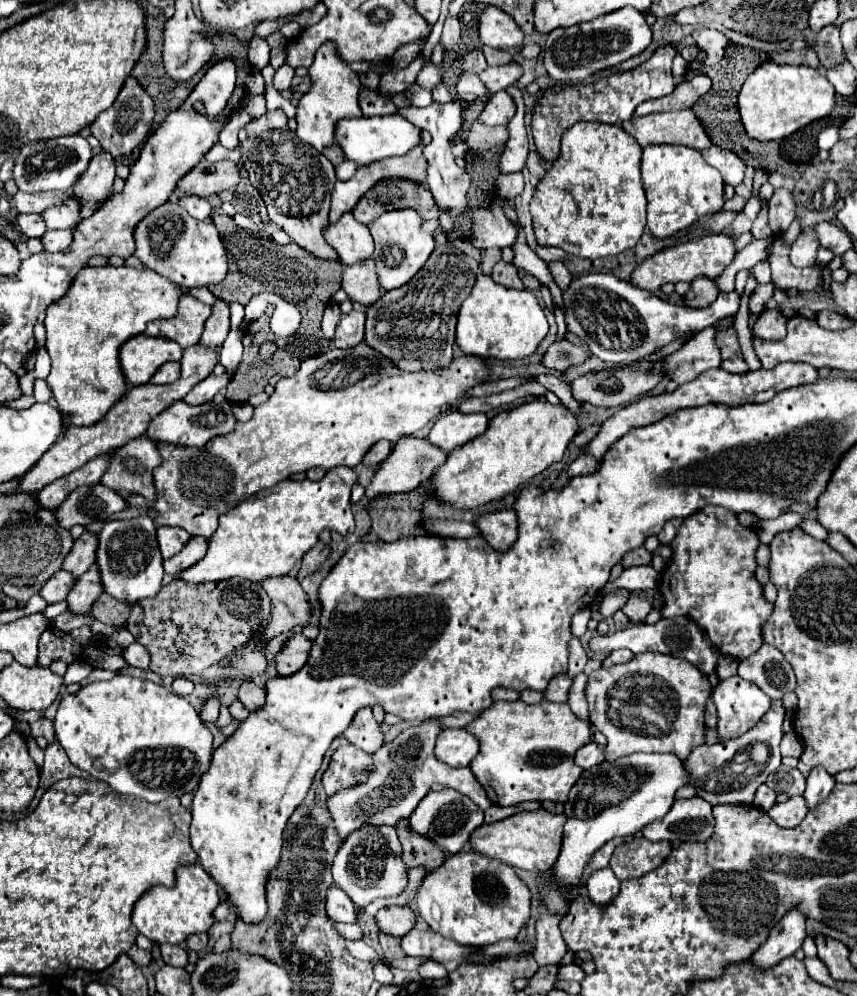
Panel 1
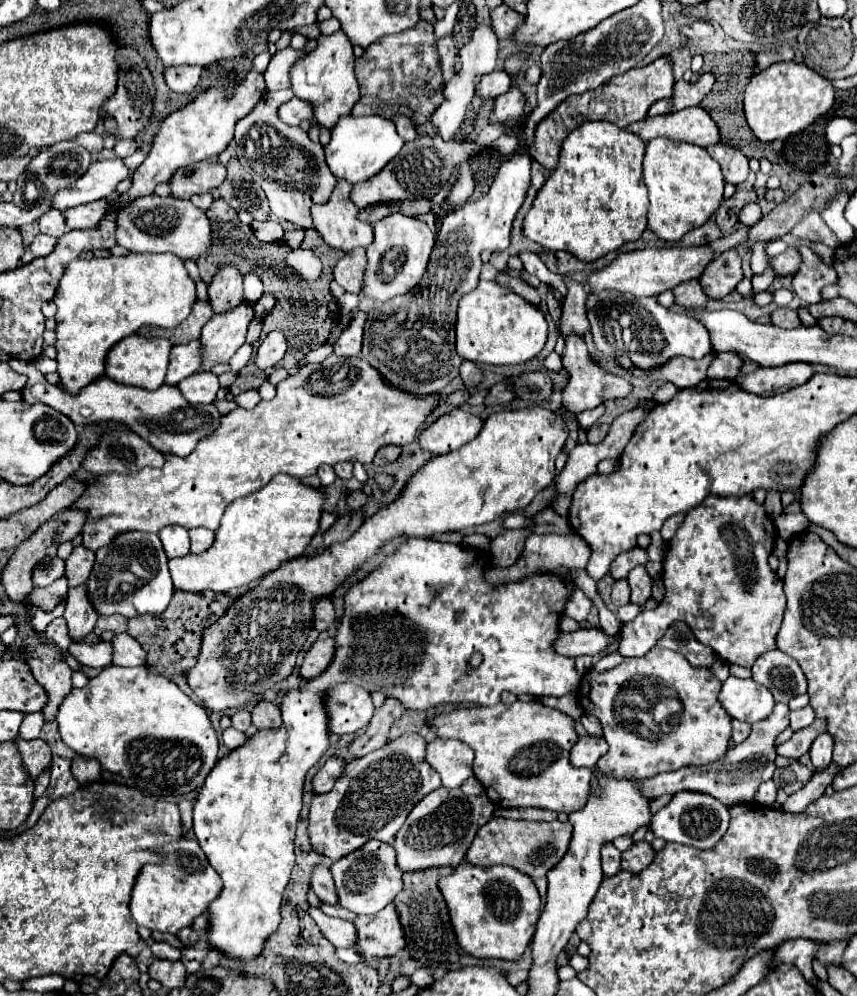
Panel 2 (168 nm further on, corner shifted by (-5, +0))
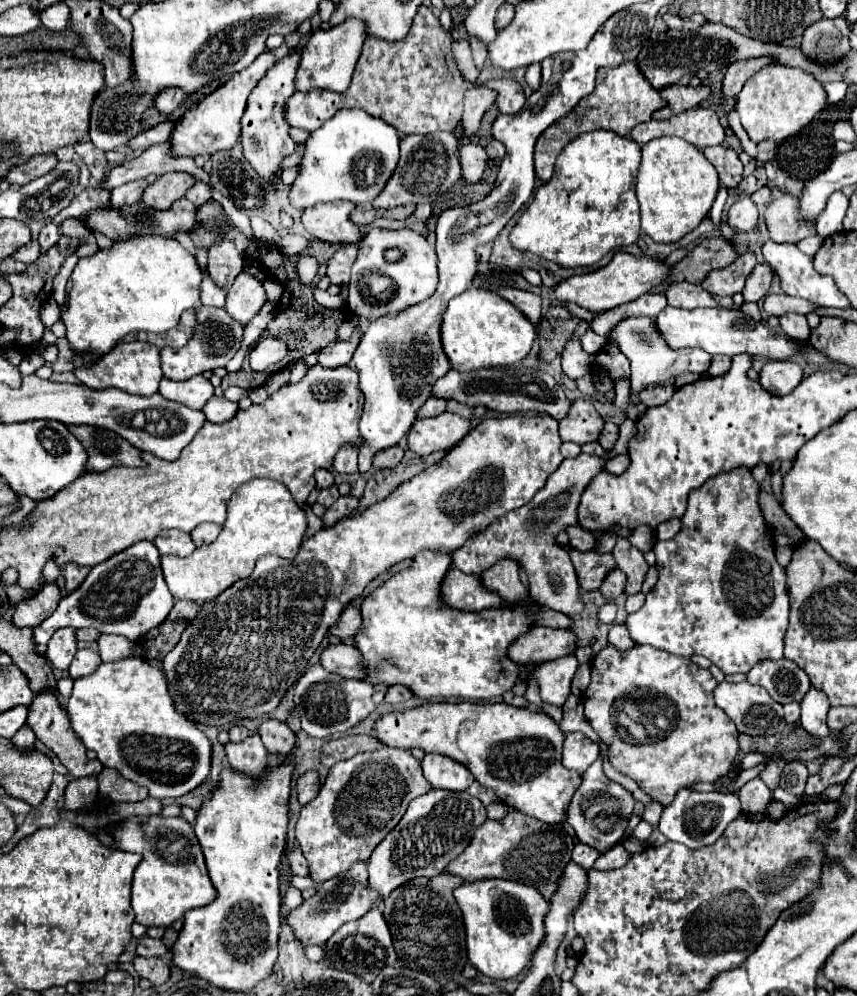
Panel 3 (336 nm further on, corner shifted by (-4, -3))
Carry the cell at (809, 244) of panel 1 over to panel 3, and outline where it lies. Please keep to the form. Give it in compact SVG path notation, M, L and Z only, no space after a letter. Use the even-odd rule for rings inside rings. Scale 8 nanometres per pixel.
M757 264L751 272L751 276L747 278L745 282L745 288L743 288L743 298L745 302L757 302L761 298L767 296L769 292L769 286L771 286L771 280L773 280L775 274L771 274L771 268L767 264Z

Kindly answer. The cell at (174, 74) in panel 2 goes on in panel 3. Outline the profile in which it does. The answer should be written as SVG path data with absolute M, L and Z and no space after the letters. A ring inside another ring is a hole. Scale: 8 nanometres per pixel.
M169 86L167 90L161 90L155 98L155 108L163 114L169 114L173 112L183 100L187 98L187 92L185 90L179 90L177 86Z

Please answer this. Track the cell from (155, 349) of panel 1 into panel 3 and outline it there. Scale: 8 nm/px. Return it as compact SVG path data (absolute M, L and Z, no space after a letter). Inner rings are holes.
M119 342L111 352L103 354L97 362L93 362L87 368L77 368L75 376L79 378L81 384L93 388L93 390L103 390L103 388L121 388L127 390L129 394L139 394L139 396L151 396L157 392L159 382L163 378L161 370L161 358L159 358L159 348L149 344L149 342Z

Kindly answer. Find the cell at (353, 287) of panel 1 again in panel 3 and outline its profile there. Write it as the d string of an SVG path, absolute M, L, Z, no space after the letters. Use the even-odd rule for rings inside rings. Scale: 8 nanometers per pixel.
M341 246L331 256L331 260L327 262L327 276L331 284L337 284L337 286L349 284L349 274L355 258L357 258L357 246Z

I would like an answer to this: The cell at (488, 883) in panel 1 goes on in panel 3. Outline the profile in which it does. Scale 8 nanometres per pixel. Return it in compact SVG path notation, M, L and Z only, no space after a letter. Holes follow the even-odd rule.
M507 880L465 882L455 888L455 900L463 914L467 956L471 964L493 980L515 978L527 964L533 950L541 944L545 934L543 918L549 910L547 900L533 886Z

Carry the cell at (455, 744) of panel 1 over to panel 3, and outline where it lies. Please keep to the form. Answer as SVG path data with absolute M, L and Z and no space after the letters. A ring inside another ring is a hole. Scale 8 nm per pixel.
M425 754L425 758L421 760L421 768L433 788L461 792L461 790L467 790L475 782L467 766L443 754Z

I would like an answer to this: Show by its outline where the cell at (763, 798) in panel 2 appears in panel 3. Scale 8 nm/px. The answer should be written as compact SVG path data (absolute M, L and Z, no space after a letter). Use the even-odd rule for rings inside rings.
M753 778L745 786L741 786L739 800L741 800L743 812L747 812L747 814L763 814L767 810L769 802L773 800L773 796L771 796L771 790L767 788L767 784L761 778Z

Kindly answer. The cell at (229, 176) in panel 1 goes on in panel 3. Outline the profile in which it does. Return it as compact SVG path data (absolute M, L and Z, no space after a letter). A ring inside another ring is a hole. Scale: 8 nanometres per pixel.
M171 172L171 174L163 174L155 180L155 184L147 186L147 190L143 192L143 202L151 208L157 210L167 210L175 200L183 198L185 192L195 186L195 178L187 172Z

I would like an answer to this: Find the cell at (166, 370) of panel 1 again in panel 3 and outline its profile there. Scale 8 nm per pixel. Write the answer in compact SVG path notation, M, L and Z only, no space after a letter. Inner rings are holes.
M199 308L197 310L197 332L187 342L187 346L173 350L163 348L161 350L161 368L165 378L169 380L187 380L191 376L203 374L207 370L225 368L225 364L235 356L243 340L243 326L229 318L229 314L221 308Z

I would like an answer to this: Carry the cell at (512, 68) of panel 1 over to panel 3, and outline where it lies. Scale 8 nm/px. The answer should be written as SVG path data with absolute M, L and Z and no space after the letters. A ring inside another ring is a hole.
M475 86L469 88L465 94L465 110L463 110L463 120L461 126L463 130L471 136L479 130L481 118L485 110L495 102L495 90L485 88L485 86Z

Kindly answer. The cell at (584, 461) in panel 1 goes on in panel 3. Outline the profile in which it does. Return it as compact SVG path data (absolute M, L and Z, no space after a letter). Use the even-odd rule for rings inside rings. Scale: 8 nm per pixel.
M619 454L615 458L611 458L607 464L605 464L605 470L609 474L623 474L629 466L629 456L627 454Z

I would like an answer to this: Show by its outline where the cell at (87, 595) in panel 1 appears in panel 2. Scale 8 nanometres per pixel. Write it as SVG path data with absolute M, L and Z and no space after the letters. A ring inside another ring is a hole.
M84 585L68 591L64 619L68 621L68 635L74 643L82 641L92 631L98 617L92 611L92 605L88 603L88 595L84 591Z

